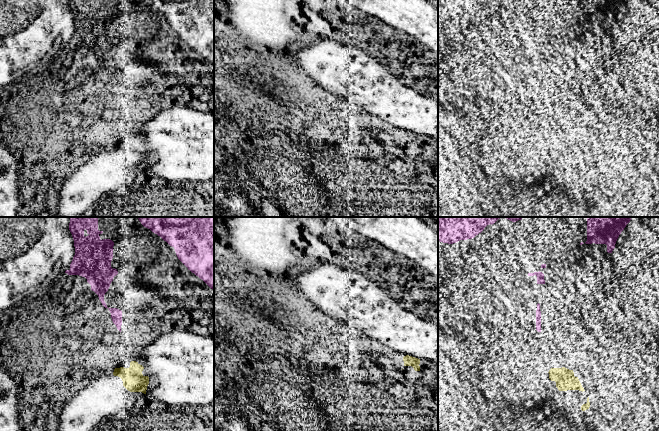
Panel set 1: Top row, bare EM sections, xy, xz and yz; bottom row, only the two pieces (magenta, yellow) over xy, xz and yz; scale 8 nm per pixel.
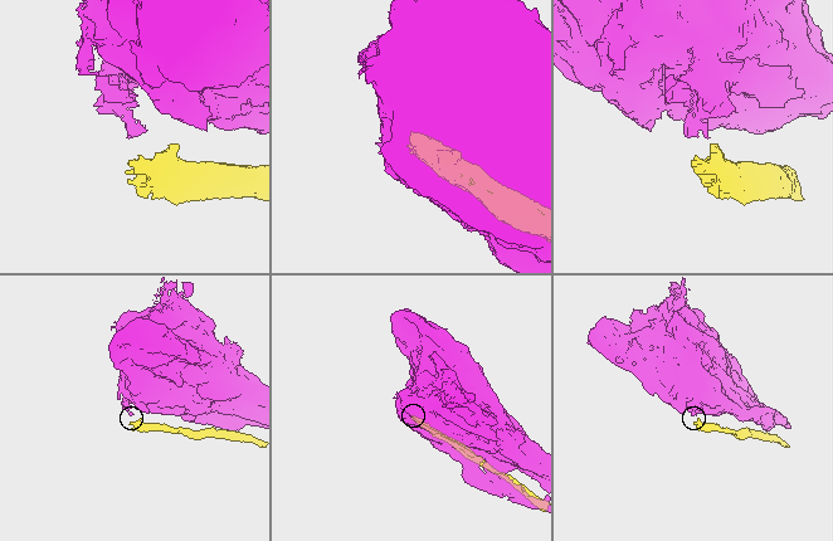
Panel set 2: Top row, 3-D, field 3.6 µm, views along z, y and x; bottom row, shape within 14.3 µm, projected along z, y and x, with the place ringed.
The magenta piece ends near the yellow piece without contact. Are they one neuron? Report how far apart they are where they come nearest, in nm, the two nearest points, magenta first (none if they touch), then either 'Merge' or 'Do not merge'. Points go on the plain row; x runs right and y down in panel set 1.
Distance 260 nm. Across: xy (120, 107), (131, 137). Do not merge

